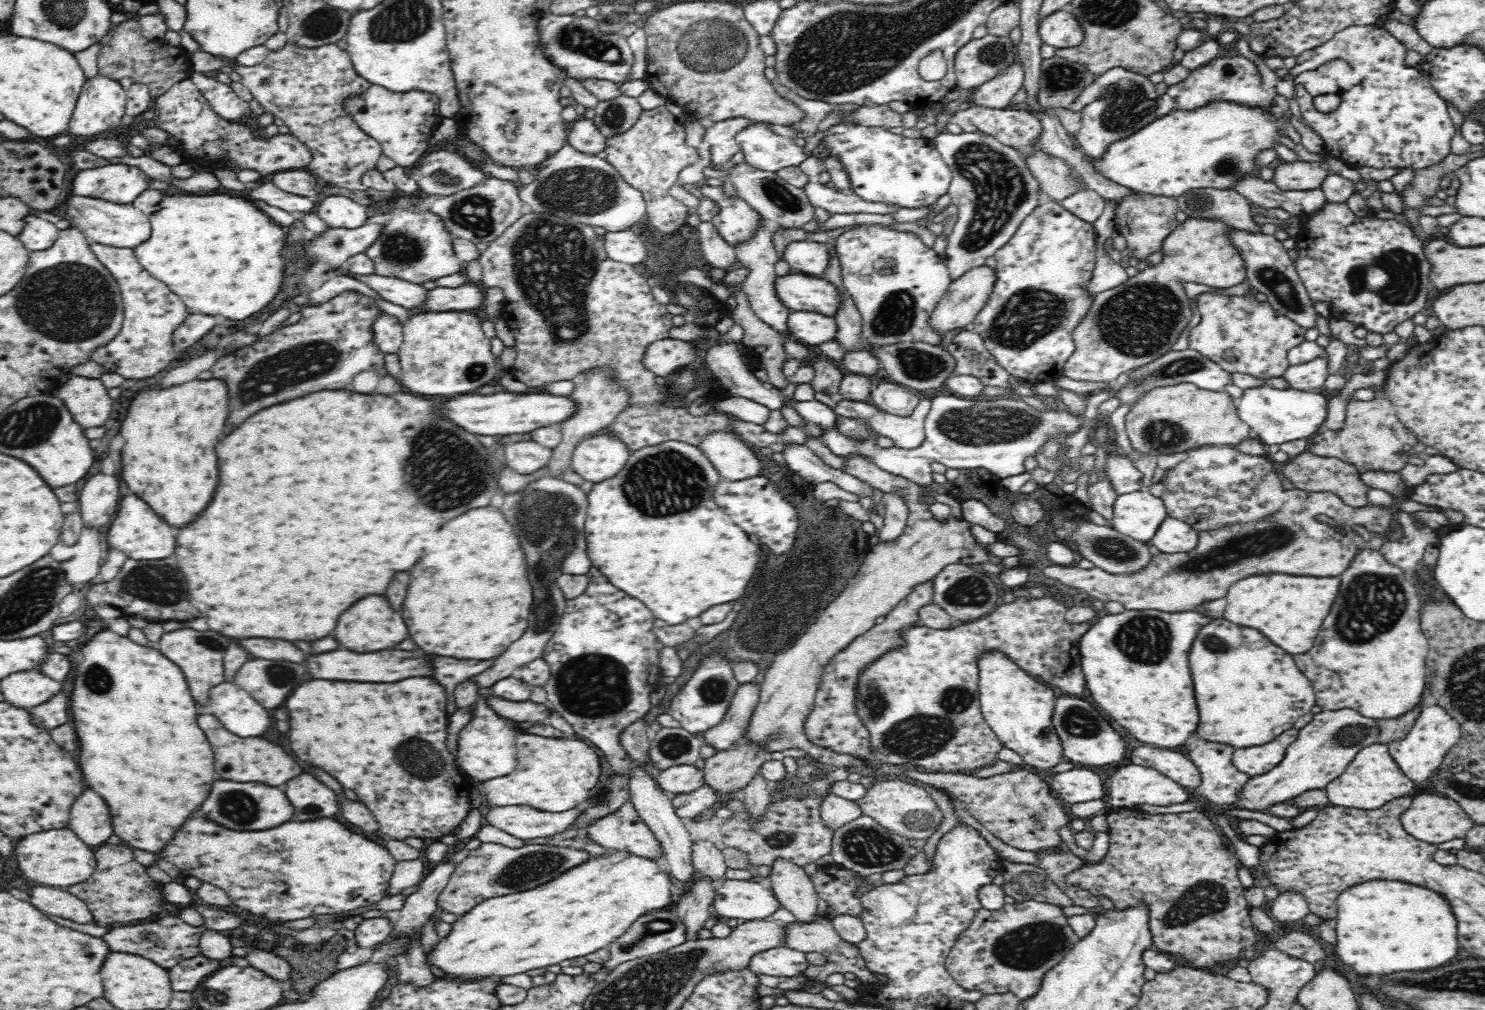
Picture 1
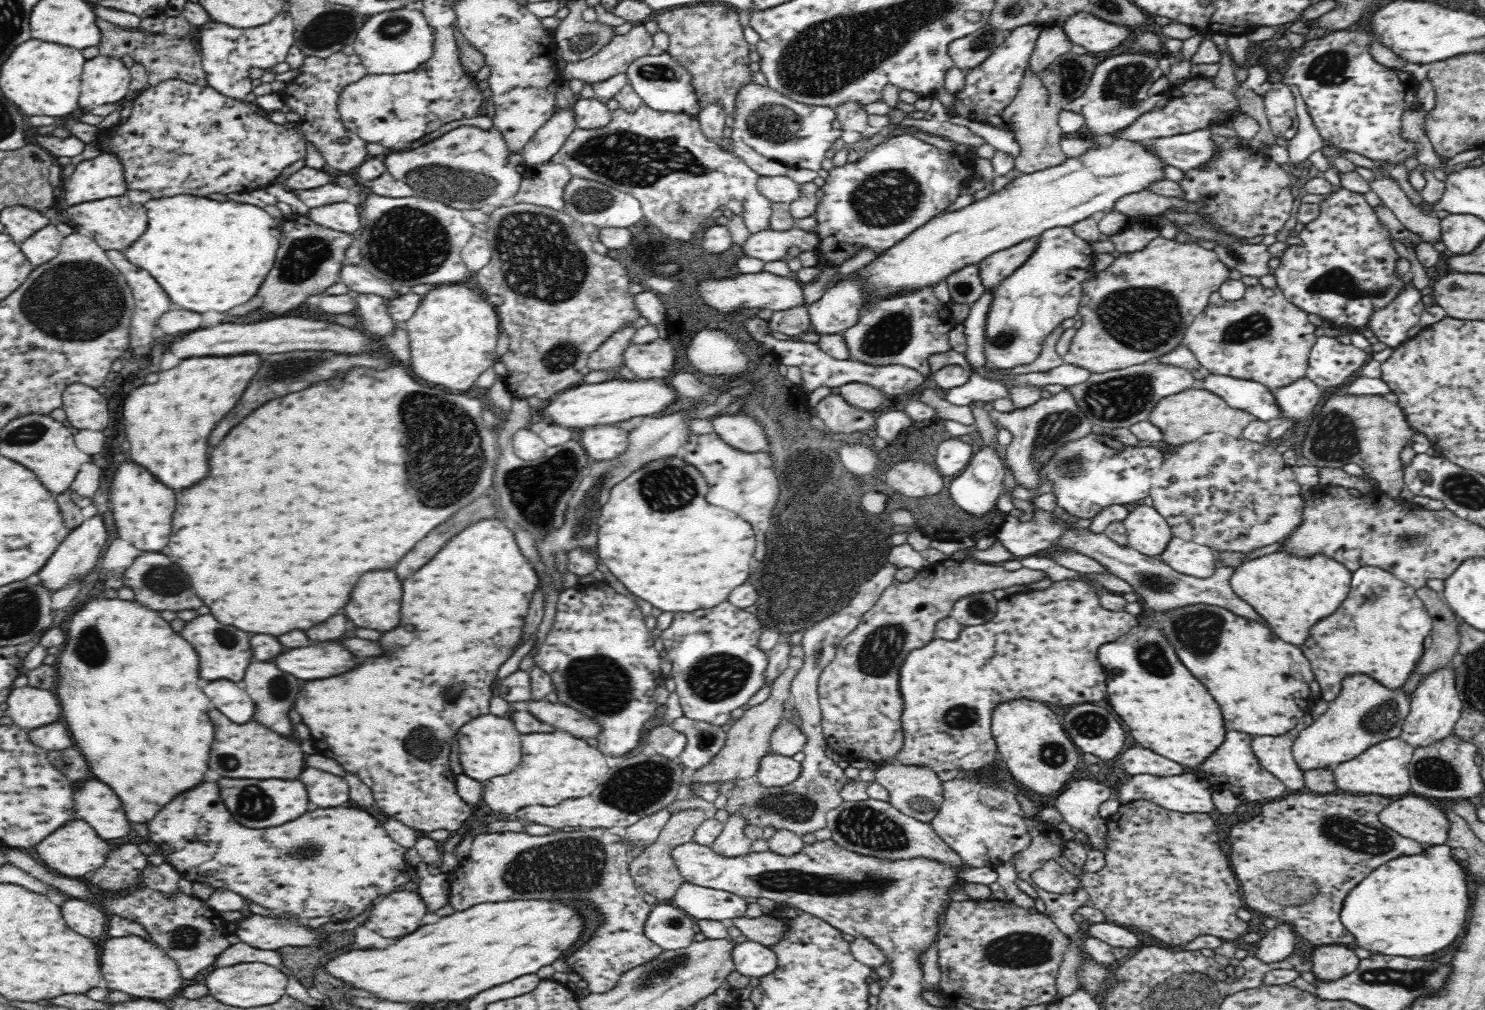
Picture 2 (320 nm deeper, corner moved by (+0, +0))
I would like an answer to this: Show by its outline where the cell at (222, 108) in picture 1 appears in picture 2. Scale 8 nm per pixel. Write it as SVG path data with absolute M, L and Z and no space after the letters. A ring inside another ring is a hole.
M289 12L276 15L270 22L254 28L232 28L222 22L200 26L199 43L208 83L224 96L244 100L254 88L250 69L274 70L275 66L286 62L288 51L294 46L294 29L294 17Z

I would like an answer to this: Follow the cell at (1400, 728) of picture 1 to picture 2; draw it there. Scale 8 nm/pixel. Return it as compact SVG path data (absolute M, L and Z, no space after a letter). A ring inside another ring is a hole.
M1429 587L1417 589L1416 593L1430 613L1433 627L1421 660L1403 686L1407 694L1416 690L1422 674L1450 665L1461 642L1458 618L1443 596Z

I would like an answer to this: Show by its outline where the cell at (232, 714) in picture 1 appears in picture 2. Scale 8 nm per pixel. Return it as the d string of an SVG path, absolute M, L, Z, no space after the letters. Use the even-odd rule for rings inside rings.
M210 682L208 686L204 686L204 692L212 700L214 708L222 710L224 716L228 716L232 722L246 724L248 720L252 720L254 702L236 682Z

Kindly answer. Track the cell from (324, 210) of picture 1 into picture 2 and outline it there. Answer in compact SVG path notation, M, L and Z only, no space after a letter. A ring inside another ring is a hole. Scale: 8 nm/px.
M335 202L334 204L310 208L307 216L311 222L349 235L362 227L358 203L355 202Z

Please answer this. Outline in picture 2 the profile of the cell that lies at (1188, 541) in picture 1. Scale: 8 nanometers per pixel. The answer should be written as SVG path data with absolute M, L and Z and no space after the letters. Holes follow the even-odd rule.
M1173 537L1159 559L1179 574L1205 579L1216 574L1218 556L1206 546Z

